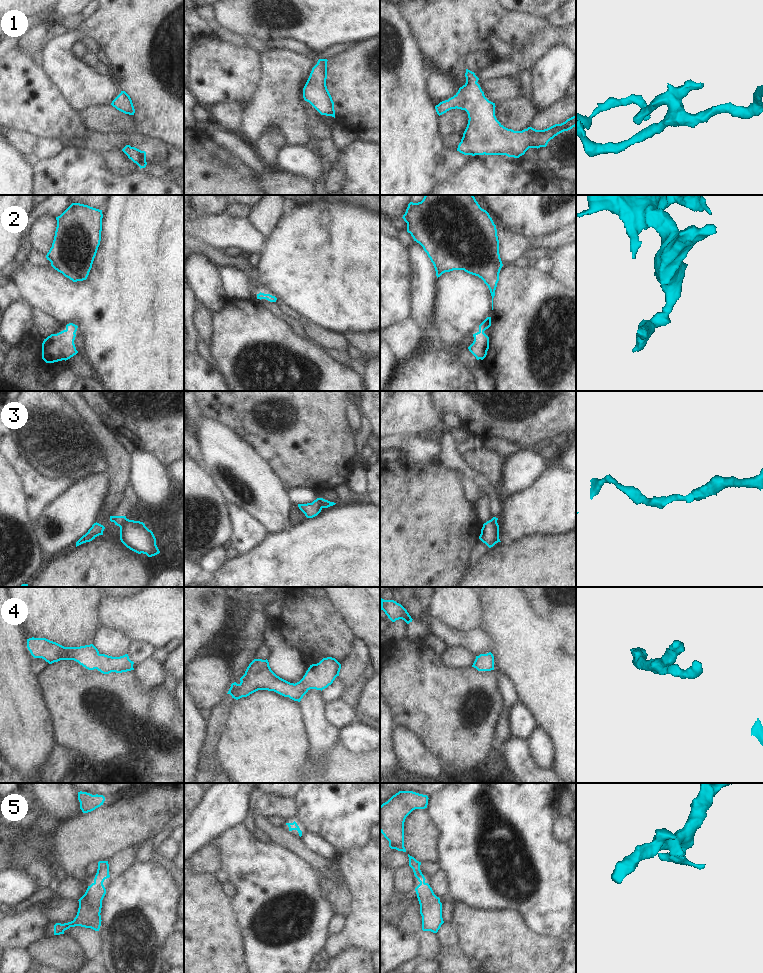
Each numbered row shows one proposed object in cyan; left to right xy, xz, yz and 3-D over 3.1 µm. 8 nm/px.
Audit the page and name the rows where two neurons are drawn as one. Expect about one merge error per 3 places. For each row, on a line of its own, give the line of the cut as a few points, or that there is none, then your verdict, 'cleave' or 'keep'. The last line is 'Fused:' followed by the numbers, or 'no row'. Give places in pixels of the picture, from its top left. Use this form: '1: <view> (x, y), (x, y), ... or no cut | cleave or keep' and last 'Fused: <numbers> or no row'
1: no cut | keep
2: no cut | keep
3: xz (318, 498), (322, 507) | cleave
4: no cut | keep
5: no cut | keep
Fused: 3

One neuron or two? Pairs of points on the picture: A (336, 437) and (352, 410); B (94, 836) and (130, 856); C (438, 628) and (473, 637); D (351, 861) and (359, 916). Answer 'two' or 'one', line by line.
A: two
B: two
C: one
D: one

